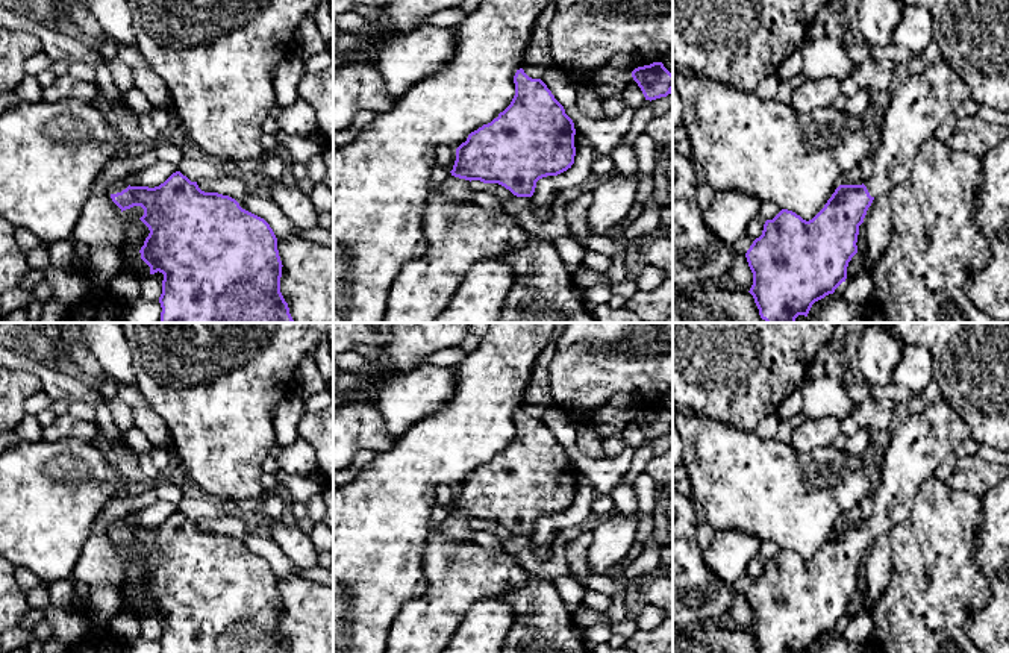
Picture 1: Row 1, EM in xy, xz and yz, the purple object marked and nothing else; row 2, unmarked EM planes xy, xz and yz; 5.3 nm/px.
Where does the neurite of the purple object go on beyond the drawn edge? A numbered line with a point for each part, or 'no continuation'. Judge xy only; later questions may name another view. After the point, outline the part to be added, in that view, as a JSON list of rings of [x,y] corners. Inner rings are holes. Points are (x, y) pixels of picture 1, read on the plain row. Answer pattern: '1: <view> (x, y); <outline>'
1: xy (114, 526); [[[117,518],[109,521],[108,524],[108,533],[117,533],[121,532],[123,529],[126,529],[129,526],[129,520],[127,518]]]

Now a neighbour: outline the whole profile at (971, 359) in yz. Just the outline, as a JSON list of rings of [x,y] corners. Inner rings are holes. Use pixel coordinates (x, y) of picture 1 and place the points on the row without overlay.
[[[891,323],[901,342],[924,345],[933,358],[933,377],[944,401],[968,424],[979,445],[1009,451],[1009,323]]]

